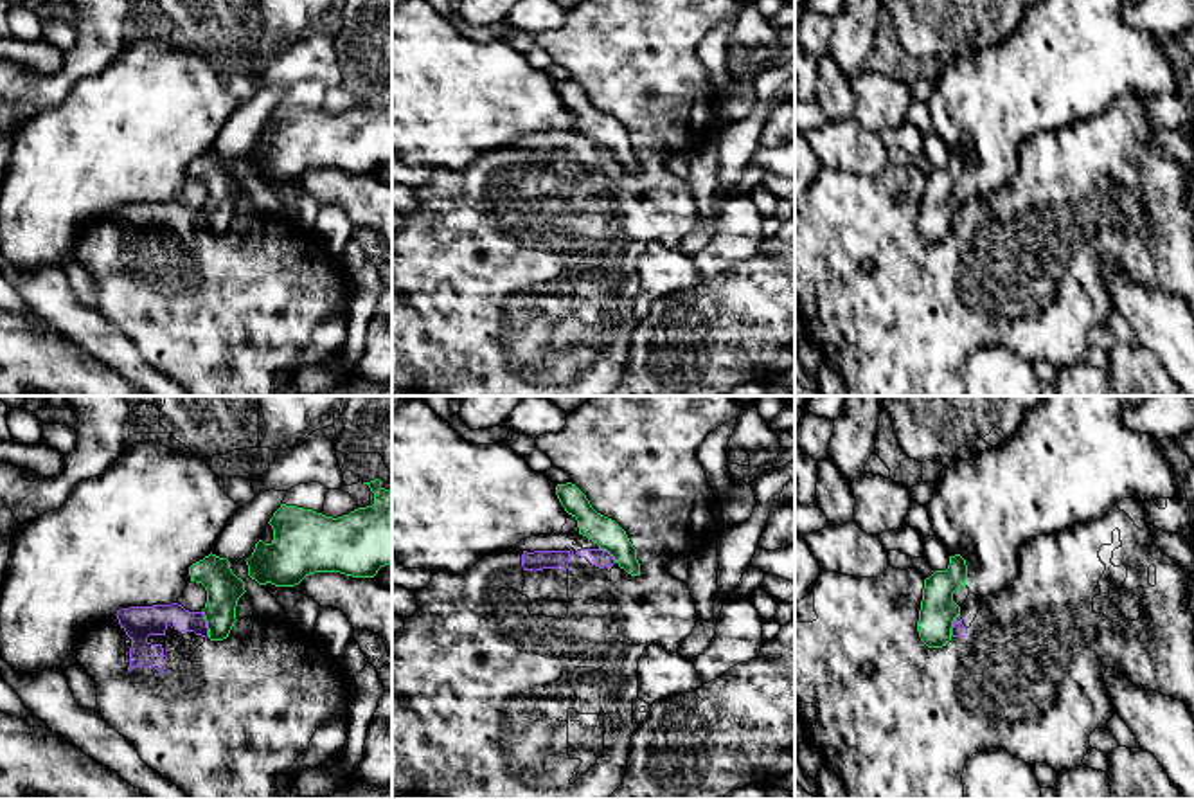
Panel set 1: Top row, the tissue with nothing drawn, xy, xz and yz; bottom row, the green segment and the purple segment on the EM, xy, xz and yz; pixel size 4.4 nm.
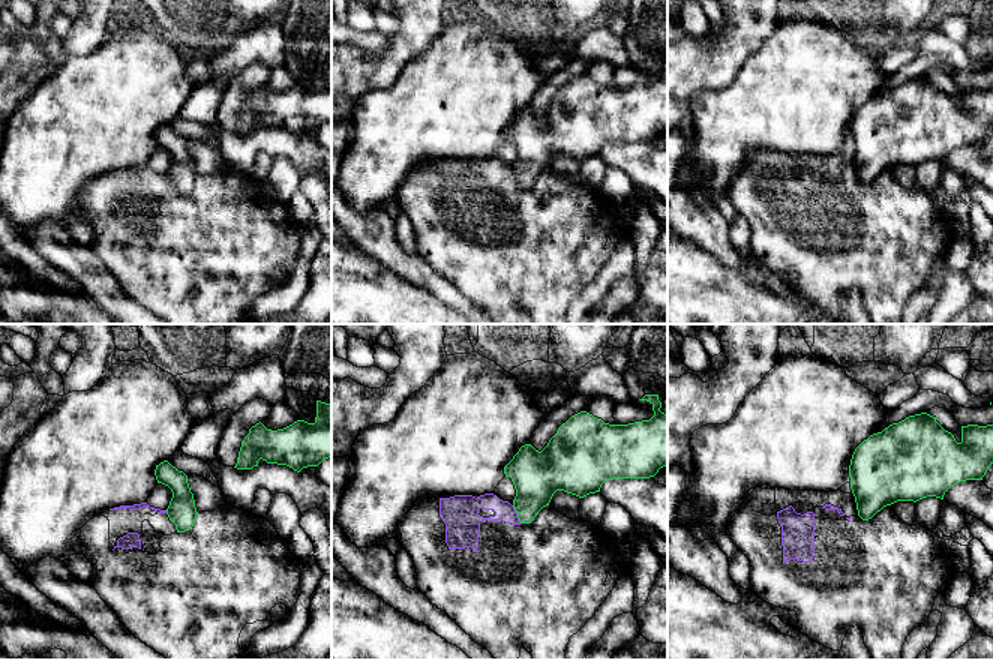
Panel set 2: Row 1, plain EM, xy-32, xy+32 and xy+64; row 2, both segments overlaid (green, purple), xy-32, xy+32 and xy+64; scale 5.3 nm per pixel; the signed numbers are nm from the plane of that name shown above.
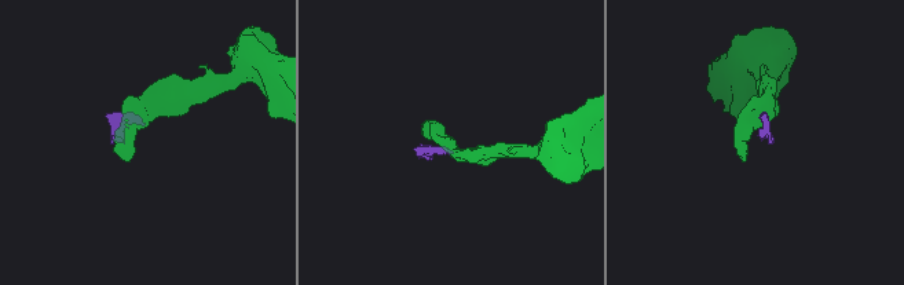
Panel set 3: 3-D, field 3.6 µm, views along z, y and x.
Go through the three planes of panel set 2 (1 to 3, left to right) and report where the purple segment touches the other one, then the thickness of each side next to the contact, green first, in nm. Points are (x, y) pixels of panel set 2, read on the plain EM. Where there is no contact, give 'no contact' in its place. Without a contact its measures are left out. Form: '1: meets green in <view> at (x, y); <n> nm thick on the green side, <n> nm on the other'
1: no contact
2: meets green in xy+32 at (518, 179); 260 nm thick on the green side, 100 nm on the other
3: no contact

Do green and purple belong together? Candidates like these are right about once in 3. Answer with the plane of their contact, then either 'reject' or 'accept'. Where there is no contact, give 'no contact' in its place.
meets green in xy; reject

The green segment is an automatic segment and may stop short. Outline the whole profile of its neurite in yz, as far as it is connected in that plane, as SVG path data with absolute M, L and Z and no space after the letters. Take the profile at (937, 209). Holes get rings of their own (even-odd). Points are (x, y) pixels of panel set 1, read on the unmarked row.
M960 151L949 153L946 167L924 176L917 229L928 245L942 245L951 238L951 225L960 203L953 189L966 184L967 162Z

